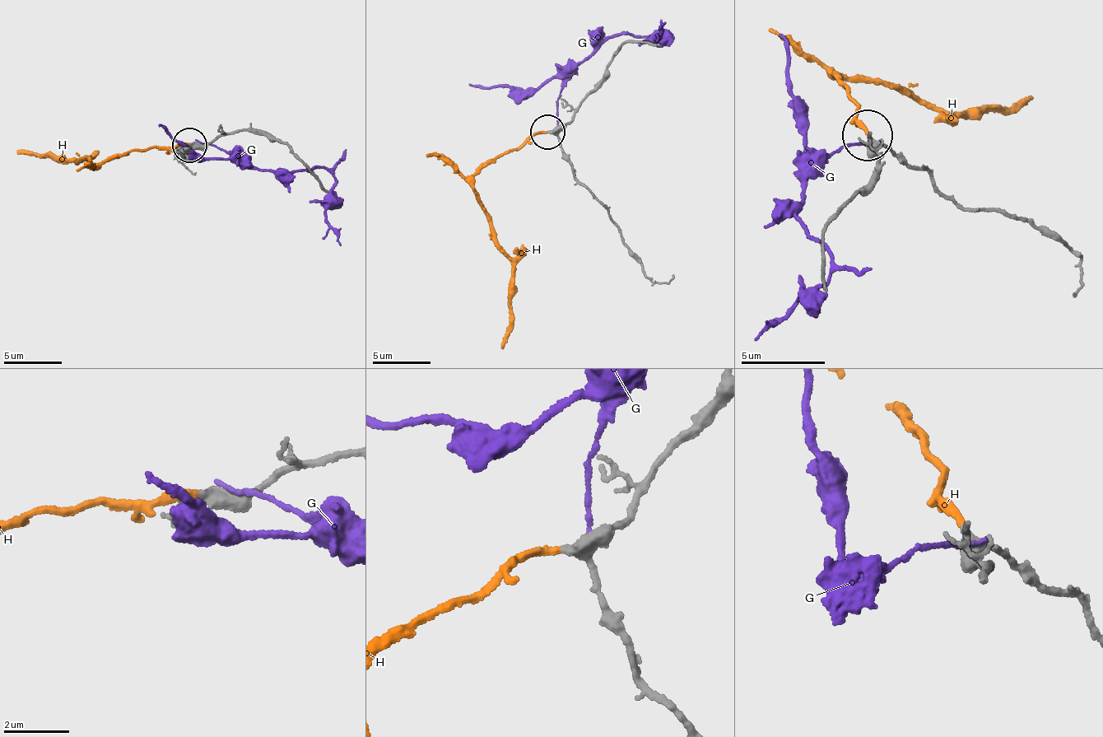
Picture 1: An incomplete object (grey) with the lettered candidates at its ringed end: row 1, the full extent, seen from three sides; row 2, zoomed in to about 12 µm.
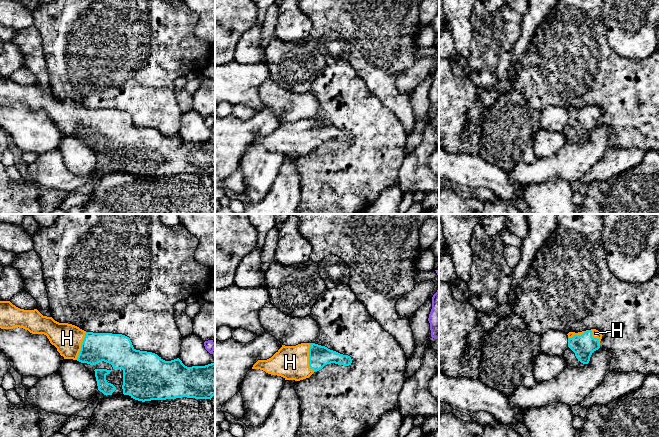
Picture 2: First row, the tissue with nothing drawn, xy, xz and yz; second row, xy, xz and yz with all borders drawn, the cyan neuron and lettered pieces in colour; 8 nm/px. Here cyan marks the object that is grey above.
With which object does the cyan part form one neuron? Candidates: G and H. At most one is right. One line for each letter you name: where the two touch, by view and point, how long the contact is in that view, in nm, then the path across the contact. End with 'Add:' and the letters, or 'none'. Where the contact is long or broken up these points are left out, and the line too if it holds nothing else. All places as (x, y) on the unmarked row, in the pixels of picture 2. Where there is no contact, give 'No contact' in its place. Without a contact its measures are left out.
H: Touches cyan at xz (309, 133). Shared border 240 nm. Path across: xz (319, 132), (309, 133), (300, 138), (290, 138)
Add: H

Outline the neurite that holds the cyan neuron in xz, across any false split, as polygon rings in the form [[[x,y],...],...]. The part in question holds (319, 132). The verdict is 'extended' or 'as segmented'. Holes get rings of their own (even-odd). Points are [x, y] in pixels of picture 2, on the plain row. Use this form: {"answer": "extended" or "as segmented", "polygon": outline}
{"answer": "extended", "polygon": [[[301,119],[296,122],[282,121],[271,134],[258,136],[252,145],[260,145],[285,156],[300,157],[331,139],[349,142],[352,135],[325,122]]]}

